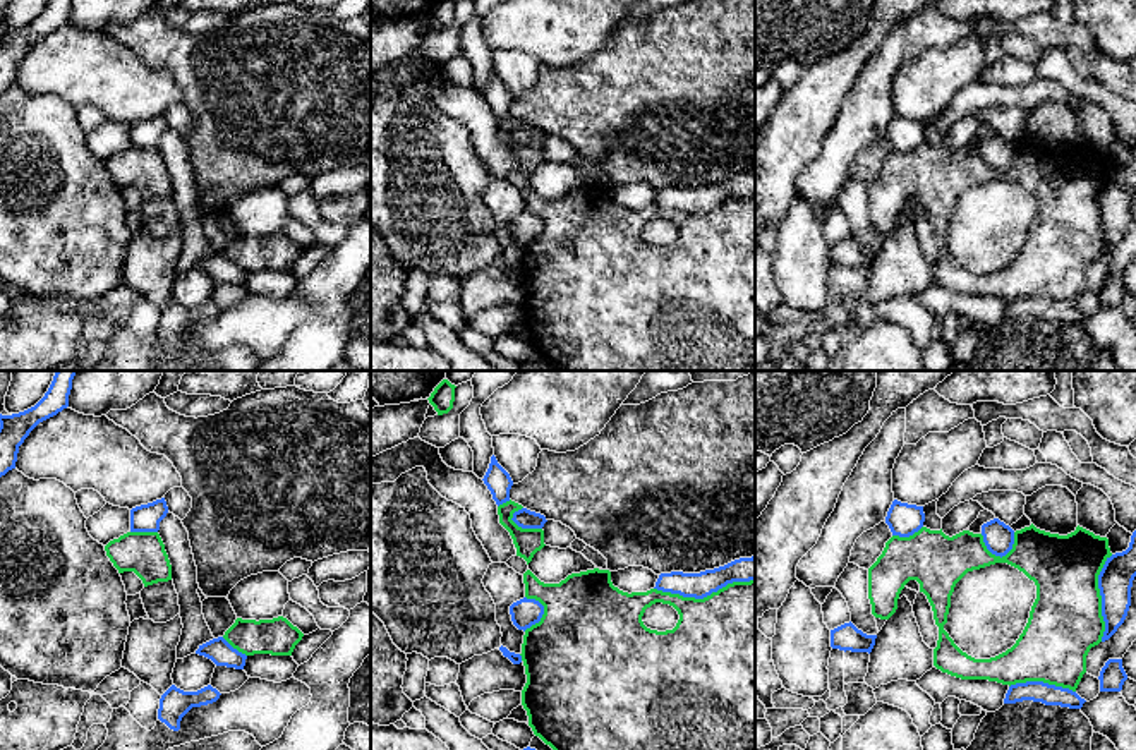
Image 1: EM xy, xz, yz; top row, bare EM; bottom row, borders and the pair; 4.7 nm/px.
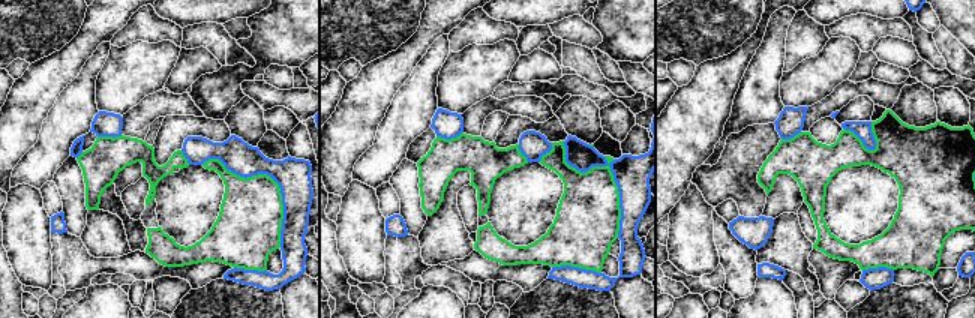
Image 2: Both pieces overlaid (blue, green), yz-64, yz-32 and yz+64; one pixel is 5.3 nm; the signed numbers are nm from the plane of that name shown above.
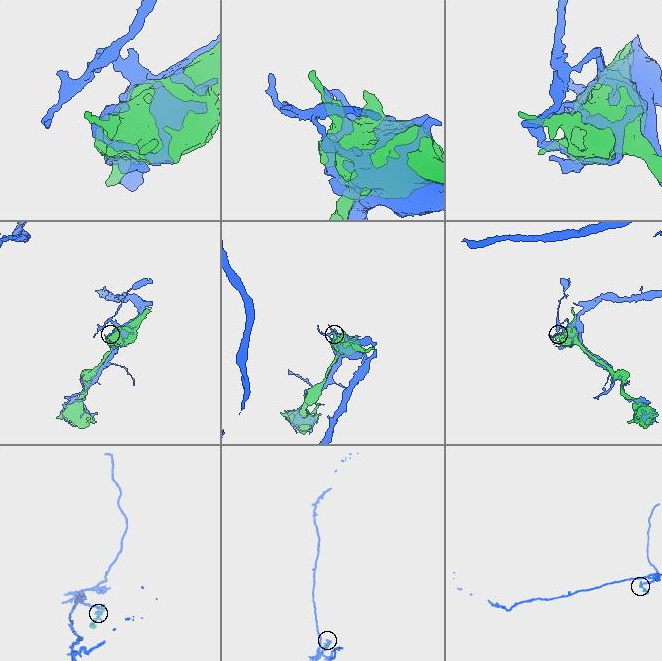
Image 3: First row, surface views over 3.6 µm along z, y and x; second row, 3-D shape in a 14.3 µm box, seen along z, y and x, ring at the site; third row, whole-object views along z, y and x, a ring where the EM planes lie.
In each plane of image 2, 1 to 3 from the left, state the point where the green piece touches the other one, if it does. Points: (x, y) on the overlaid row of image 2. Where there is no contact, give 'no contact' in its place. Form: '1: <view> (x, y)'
1: yz-64 (270, 176)
2: yz-32 (611, 170)
3: yz+64 (861, 140)

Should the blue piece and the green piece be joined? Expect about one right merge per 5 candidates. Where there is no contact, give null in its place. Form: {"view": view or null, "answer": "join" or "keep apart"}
{"view": "xz", "answer": "keep apart"}

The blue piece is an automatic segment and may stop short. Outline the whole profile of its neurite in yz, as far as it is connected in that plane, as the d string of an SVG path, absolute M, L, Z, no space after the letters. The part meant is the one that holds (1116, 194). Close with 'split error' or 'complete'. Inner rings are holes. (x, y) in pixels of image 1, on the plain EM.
M1136 146L1129 163L1107 173L1100 191L1102 232L1105 247L1102 257L1109 256L1124 239L1131 221L1131 203L1136 192Z; complete

